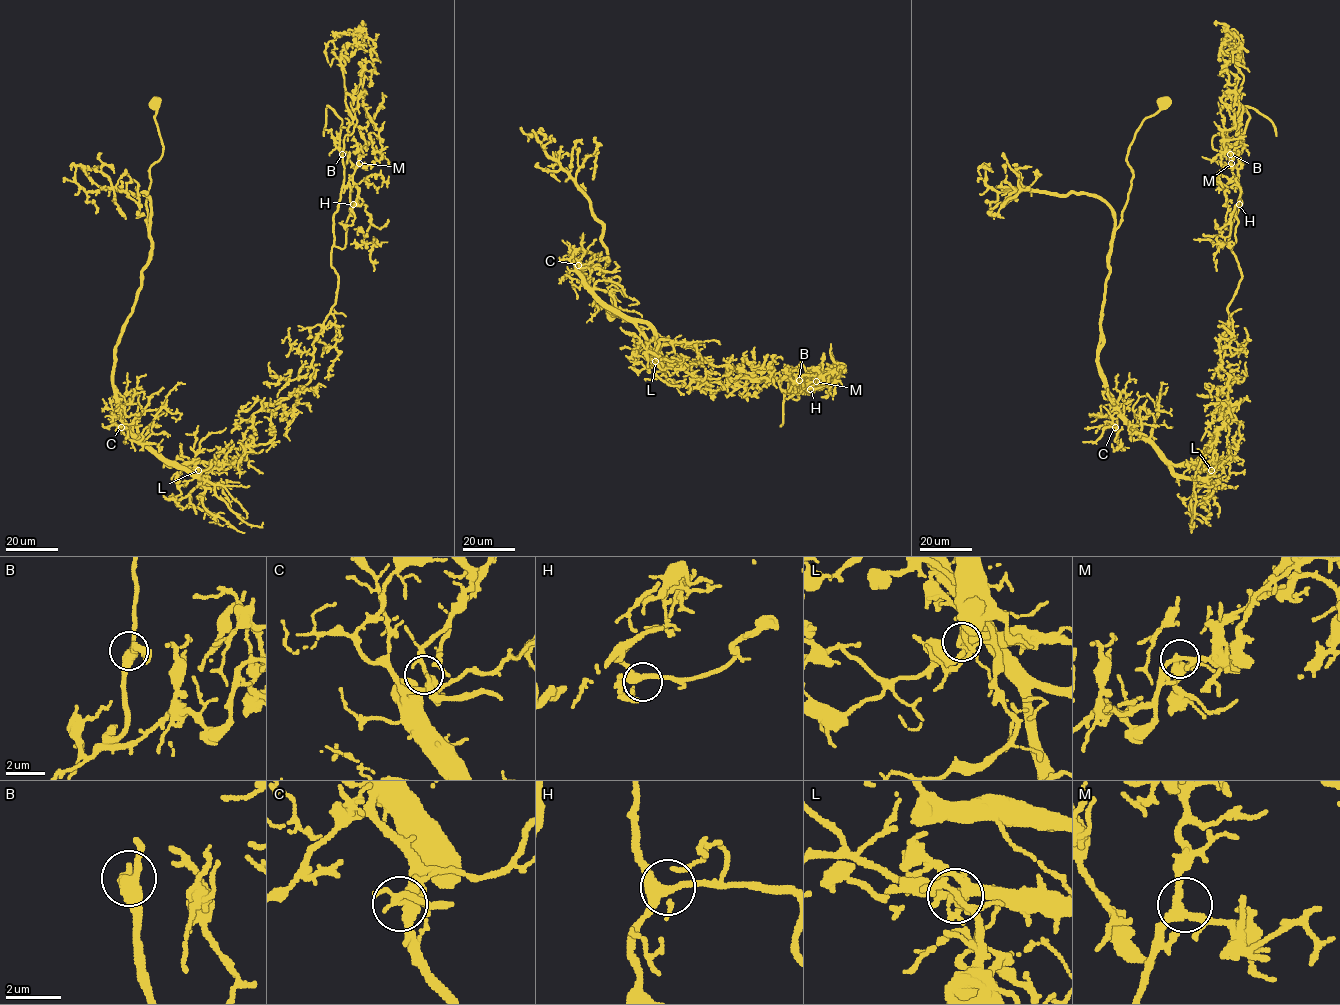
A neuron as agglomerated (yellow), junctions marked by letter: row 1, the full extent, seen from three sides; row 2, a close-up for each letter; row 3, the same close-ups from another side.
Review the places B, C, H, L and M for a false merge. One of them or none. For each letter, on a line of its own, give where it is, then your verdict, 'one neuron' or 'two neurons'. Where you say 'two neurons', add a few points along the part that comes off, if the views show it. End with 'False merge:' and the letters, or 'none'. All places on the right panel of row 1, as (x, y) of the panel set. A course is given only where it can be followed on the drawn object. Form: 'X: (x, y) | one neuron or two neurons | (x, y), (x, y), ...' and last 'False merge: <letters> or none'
B: (1230, 154) | one neuron
C: (1115, 427) | one neuron
H: (1239, 204) | one neuron
L: (1211, 470) | two neurons | (1211, 470), (1242, 277), (1239, 181), (1212, 143), (1241, 119), (1232, 32), (1241, 62)
M: (1231, 163) | one neuron
False merge: L

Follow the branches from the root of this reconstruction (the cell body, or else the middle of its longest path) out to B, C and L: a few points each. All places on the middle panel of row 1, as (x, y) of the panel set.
B: (611, 312), (620, 279), (572, 248), (657, 359), (768, 371), (795, 392), (799, 380)
C: (611, 312), (611, 293), (620, 279), (610, 277), (606, 283), (608, 261), (572, 248), (578, 265)
L: (611, 312), (620, 279), (606, 283), (608, 261), (572, 248), (583, 282), (638, 328), (655, 361)

